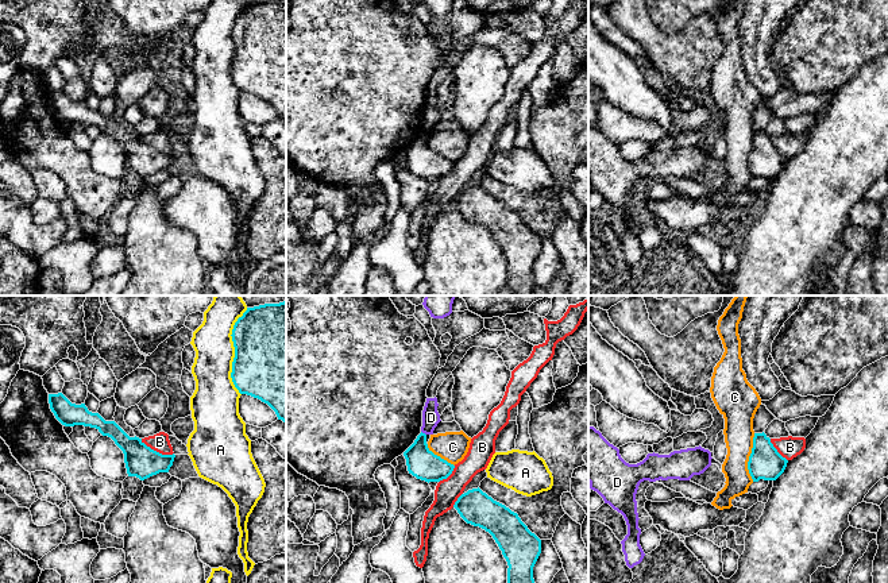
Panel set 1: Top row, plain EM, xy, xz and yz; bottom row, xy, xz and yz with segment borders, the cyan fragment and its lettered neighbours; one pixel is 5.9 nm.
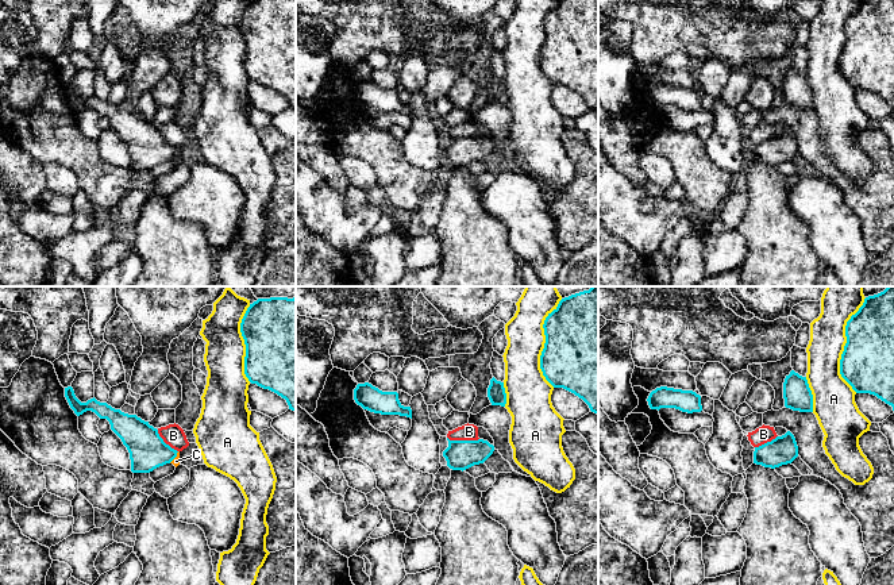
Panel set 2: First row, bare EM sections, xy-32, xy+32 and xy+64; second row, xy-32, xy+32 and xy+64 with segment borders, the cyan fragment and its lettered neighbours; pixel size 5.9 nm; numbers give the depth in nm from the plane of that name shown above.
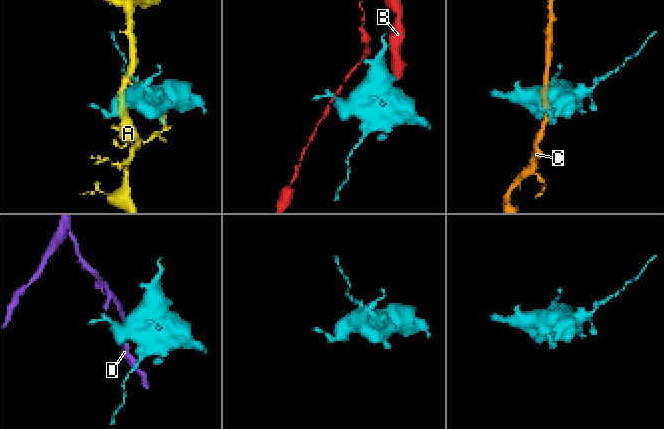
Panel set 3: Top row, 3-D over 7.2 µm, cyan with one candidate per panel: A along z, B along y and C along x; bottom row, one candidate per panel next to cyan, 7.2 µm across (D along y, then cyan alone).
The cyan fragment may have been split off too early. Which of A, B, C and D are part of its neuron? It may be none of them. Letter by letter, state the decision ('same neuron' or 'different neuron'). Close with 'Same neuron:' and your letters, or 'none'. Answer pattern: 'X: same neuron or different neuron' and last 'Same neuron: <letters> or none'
A: different neuron
B: different neuron
C: different neuron
D: different neuron
Same neuron: none

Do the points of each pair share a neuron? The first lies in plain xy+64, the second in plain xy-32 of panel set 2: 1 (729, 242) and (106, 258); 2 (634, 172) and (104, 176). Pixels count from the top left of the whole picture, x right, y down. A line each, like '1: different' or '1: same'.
1: same
2: different

